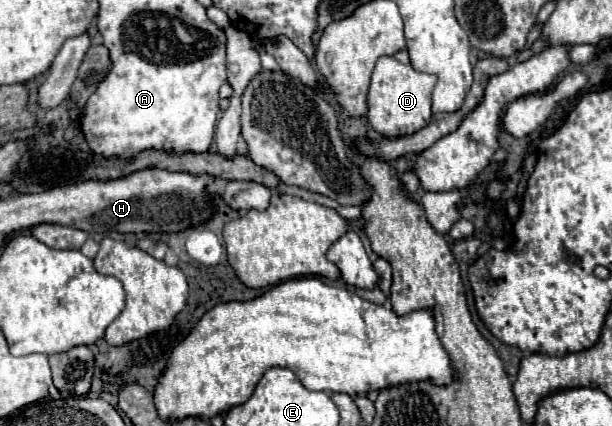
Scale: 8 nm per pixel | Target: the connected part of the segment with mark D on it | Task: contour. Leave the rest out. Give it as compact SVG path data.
M382 56L376 62L372 82L370 82L370 92L368 92L366 118L370 126L388 138L410 136L422 130L432 118L430 94L432 94L434 84L436 84L436 78L432 74L416 72L412 66L402 64L392 56Z

